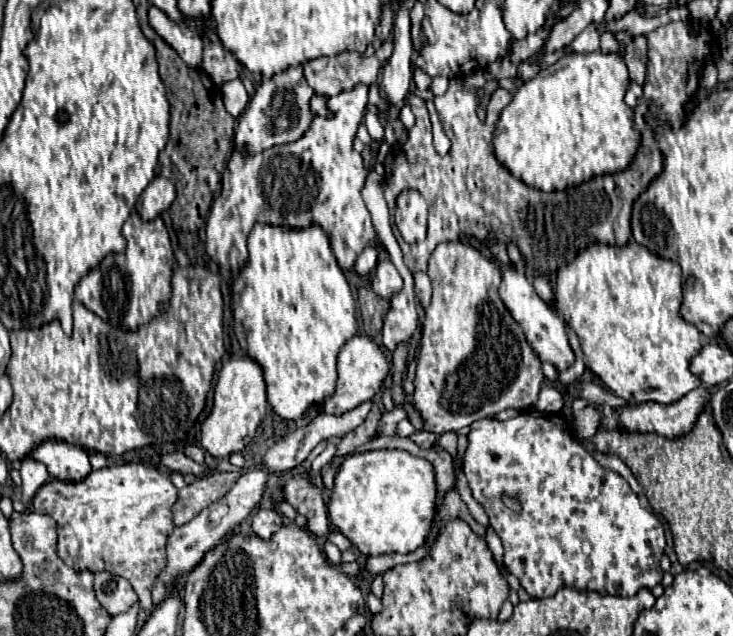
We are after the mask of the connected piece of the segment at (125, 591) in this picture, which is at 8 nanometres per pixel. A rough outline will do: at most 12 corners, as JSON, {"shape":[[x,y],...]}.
{"shape":[[96,573],[94,593],[110,617],[126,613],[138,595],[126,579]]}

